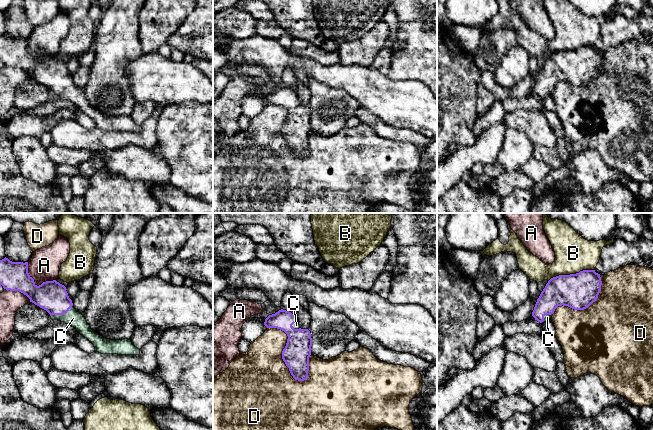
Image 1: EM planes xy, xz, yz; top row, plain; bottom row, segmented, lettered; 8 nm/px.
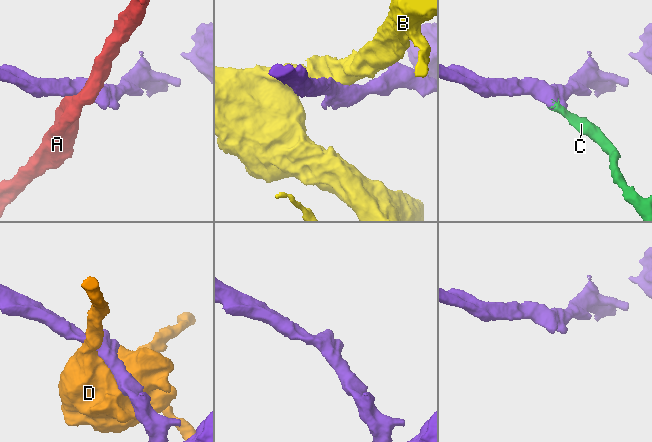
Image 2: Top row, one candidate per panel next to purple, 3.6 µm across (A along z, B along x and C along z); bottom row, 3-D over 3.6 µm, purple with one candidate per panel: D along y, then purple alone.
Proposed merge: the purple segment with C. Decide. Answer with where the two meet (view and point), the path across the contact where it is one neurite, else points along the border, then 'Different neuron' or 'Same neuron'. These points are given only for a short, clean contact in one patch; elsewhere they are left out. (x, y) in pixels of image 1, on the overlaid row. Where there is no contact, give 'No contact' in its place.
Touches purple at xy (62, 314). Path across: xy (51, 296), (62, 309), (62, 314), (68, 314), (73, 318). Same neuron

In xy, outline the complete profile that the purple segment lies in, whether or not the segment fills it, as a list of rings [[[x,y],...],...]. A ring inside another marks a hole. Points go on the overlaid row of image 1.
[[[6,257],[0,260],[0,285],[6,290],[19,291],[26,295],[30,302],[46,310],[52,320],[74,327],[101,354],[140,354],[140,349],[130,339],[110,340],[96,333],[84,315],[76,311],[64,285],[53,280],[37,286],[28,273],[28,262],[12,262]]]

